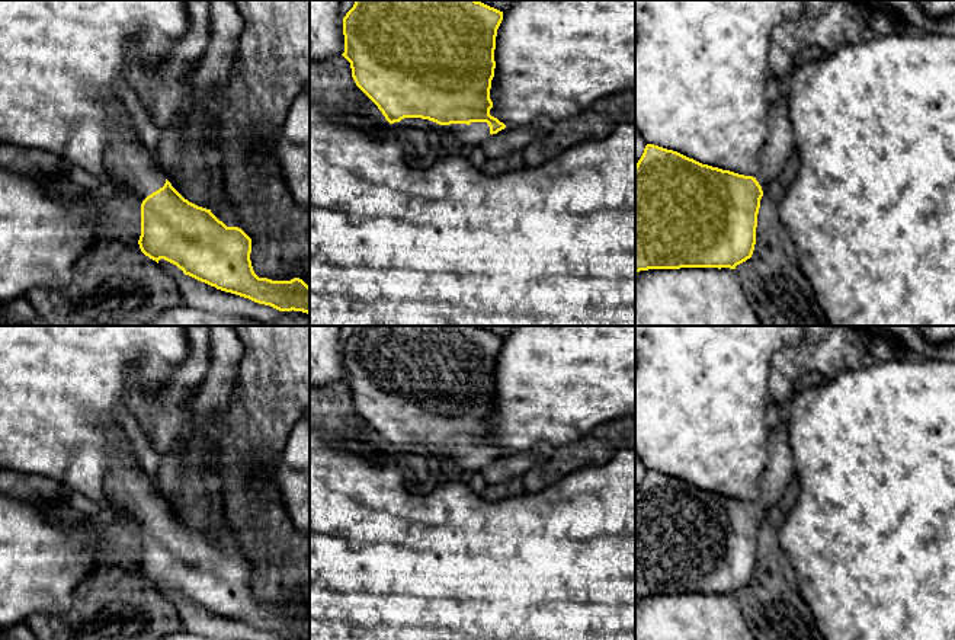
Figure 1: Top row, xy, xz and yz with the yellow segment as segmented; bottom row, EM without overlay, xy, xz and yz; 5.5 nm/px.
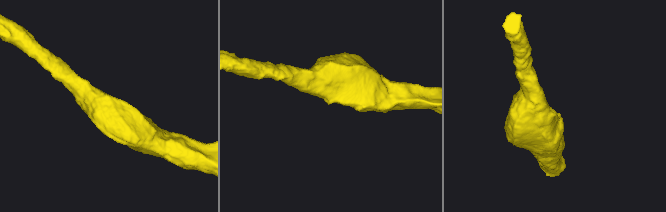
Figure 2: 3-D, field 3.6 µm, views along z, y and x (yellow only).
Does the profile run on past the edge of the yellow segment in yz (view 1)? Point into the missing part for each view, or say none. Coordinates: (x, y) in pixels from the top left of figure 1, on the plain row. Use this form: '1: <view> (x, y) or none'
1: yz (779, 469)

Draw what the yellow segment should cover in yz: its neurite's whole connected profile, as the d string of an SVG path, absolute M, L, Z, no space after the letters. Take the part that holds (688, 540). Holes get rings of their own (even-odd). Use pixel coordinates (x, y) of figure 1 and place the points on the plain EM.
M789 423L769 435L767 463L756 503L702 490L677 477L647 470L635 490L635 598L648 595L730 593L751 583L763 513L785 495L795 476Z

